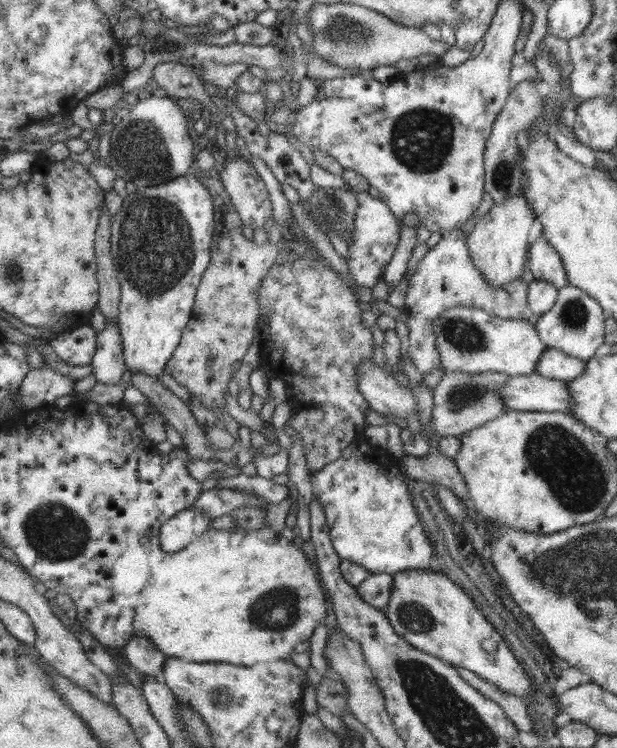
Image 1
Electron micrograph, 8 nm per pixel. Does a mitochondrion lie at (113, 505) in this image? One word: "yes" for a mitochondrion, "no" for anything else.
no

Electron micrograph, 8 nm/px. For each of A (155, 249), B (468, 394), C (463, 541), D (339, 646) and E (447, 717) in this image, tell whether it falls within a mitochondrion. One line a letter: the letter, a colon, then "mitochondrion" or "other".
A: mitochondrion
B: mitochondrion
C: other
D: mitochondrion
E: mitochondrion

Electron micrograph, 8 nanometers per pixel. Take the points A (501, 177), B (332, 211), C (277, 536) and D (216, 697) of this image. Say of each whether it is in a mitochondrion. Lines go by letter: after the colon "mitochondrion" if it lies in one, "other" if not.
A: mitochondrion
B: mitochondrion
C: other
D: mitochondrion

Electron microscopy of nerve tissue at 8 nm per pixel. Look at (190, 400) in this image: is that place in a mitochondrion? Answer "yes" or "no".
no

